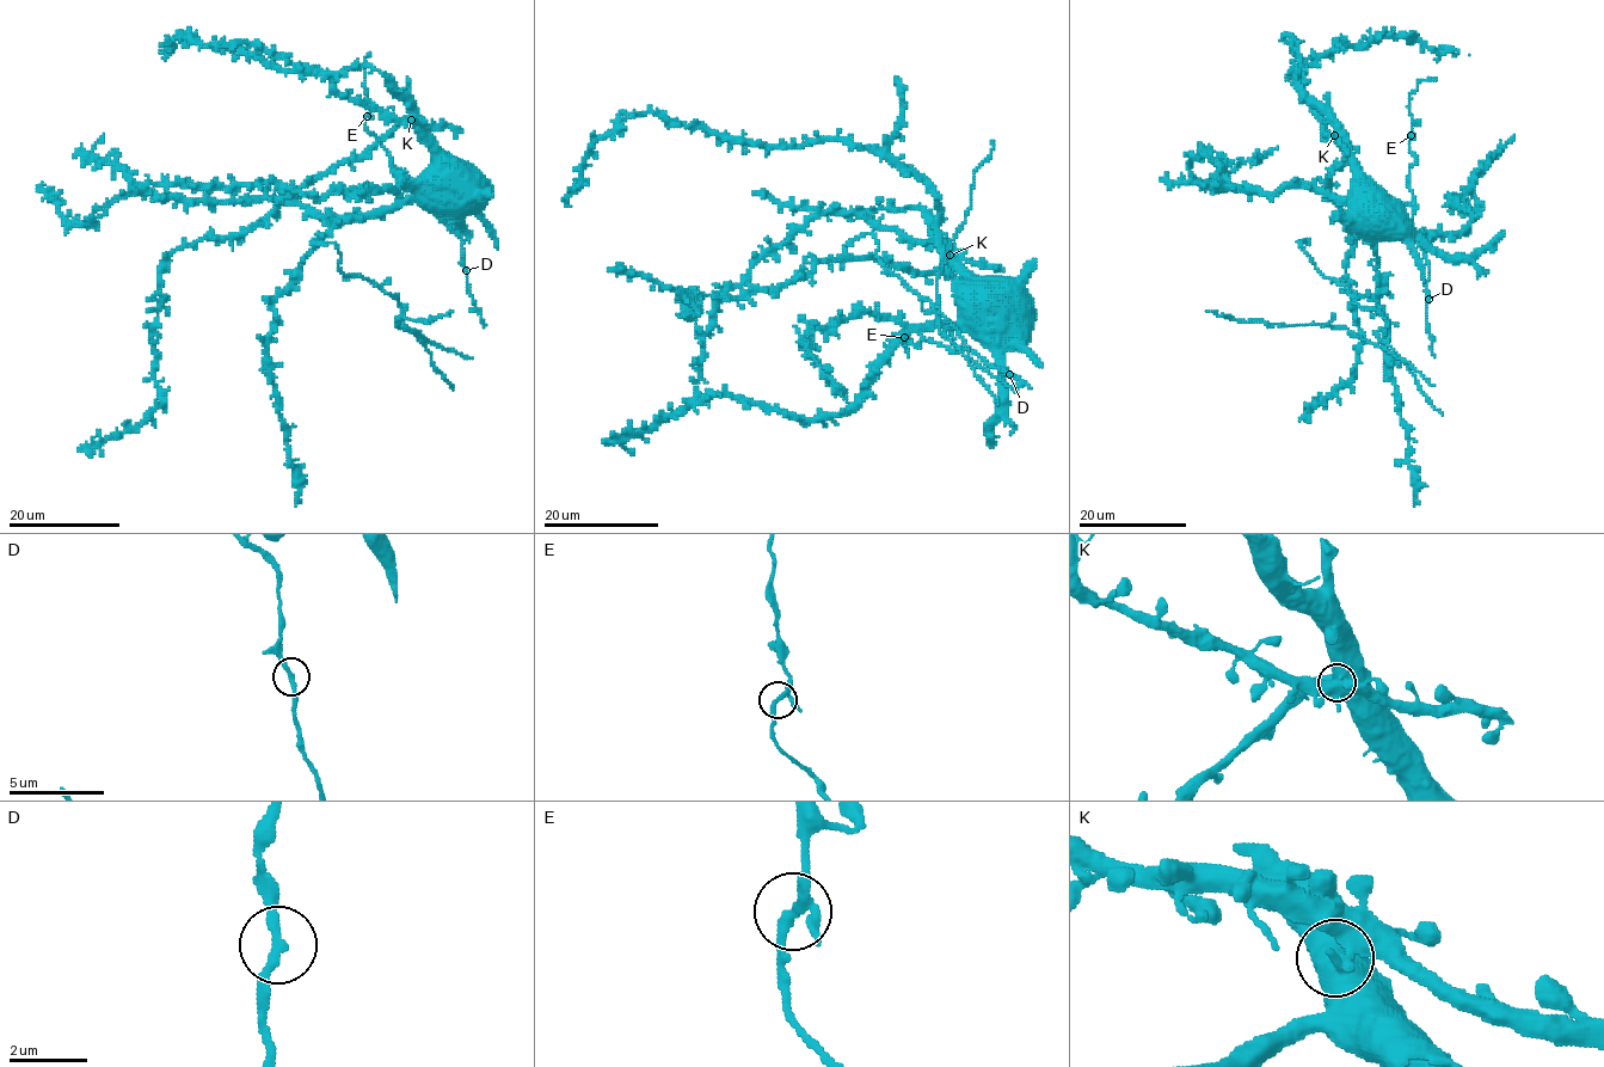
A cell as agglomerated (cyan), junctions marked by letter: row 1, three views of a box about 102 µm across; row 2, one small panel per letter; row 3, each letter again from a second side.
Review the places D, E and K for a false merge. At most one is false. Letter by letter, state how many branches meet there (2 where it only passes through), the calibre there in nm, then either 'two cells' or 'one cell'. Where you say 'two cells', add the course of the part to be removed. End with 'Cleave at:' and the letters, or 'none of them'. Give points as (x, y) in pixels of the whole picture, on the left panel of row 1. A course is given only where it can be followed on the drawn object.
D: branches 2; calibre 240 nm; one cell
E: branches 3; calibre 200 nm; one cell
K: branches 3; calibre 240 nm; one cell
Cleave at: none of them

